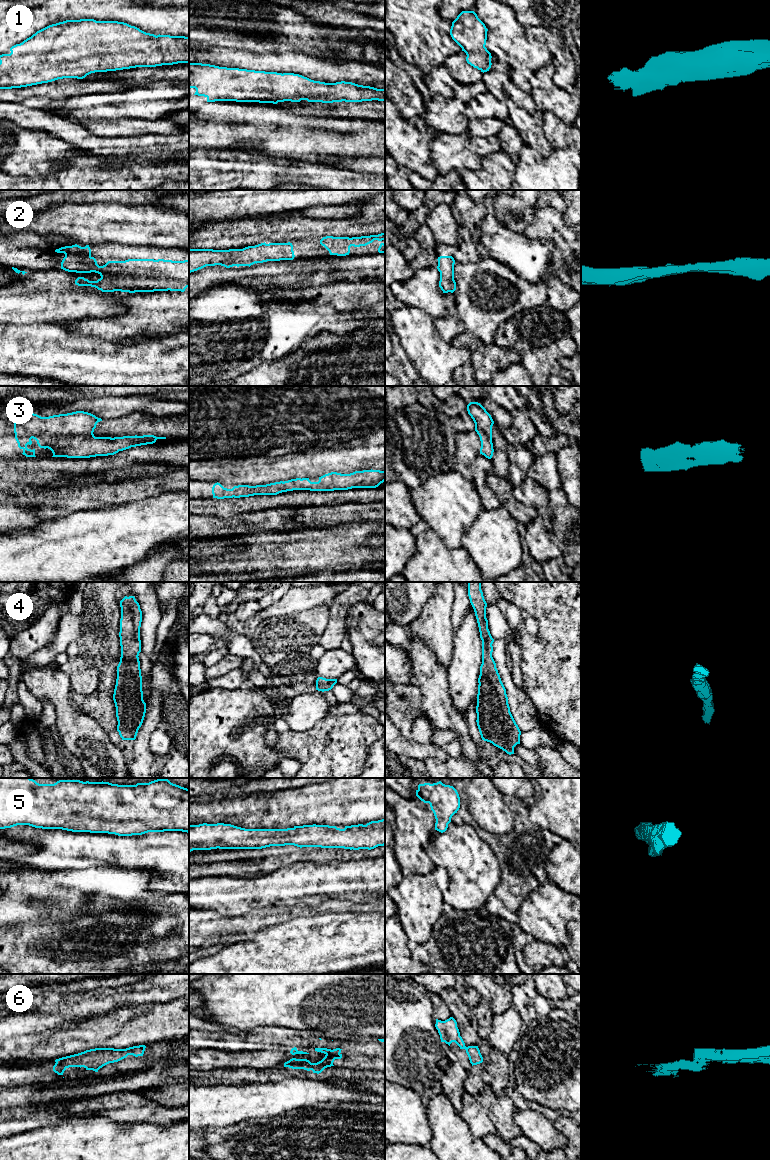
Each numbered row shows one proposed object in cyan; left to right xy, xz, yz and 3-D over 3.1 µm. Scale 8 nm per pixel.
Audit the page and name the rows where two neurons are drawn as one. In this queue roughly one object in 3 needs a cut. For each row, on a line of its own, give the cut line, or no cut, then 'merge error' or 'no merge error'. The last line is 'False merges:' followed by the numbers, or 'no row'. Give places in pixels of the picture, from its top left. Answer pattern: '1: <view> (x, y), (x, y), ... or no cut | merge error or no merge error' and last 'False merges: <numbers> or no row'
1: no cut | no merge error
2: no cut | no merge error
3: no cut | no merge error
4: no cut | no merge error
5: no cut | no merge error
6: xz (339, 1053), (326, 1055) | merge error
False merges: 6

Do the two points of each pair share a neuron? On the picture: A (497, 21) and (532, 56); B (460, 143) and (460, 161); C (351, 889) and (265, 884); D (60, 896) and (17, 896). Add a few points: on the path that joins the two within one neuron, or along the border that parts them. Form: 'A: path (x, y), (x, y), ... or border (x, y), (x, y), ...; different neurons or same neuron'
A: path (506, 30), (523, 47); same neuron
B: path (460, 147), (460, 157); same neuron
C: path (330, 884), (286, 884); same neuron
D: path (49, 896), (33, 896), (30, 894), (28, 896); same neuron

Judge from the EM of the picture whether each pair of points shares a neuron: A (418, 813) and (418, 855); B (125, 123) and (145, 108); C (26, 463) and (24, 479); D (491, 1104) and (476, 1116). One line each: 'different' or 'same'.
A: same
B: different
C: same
D: different

